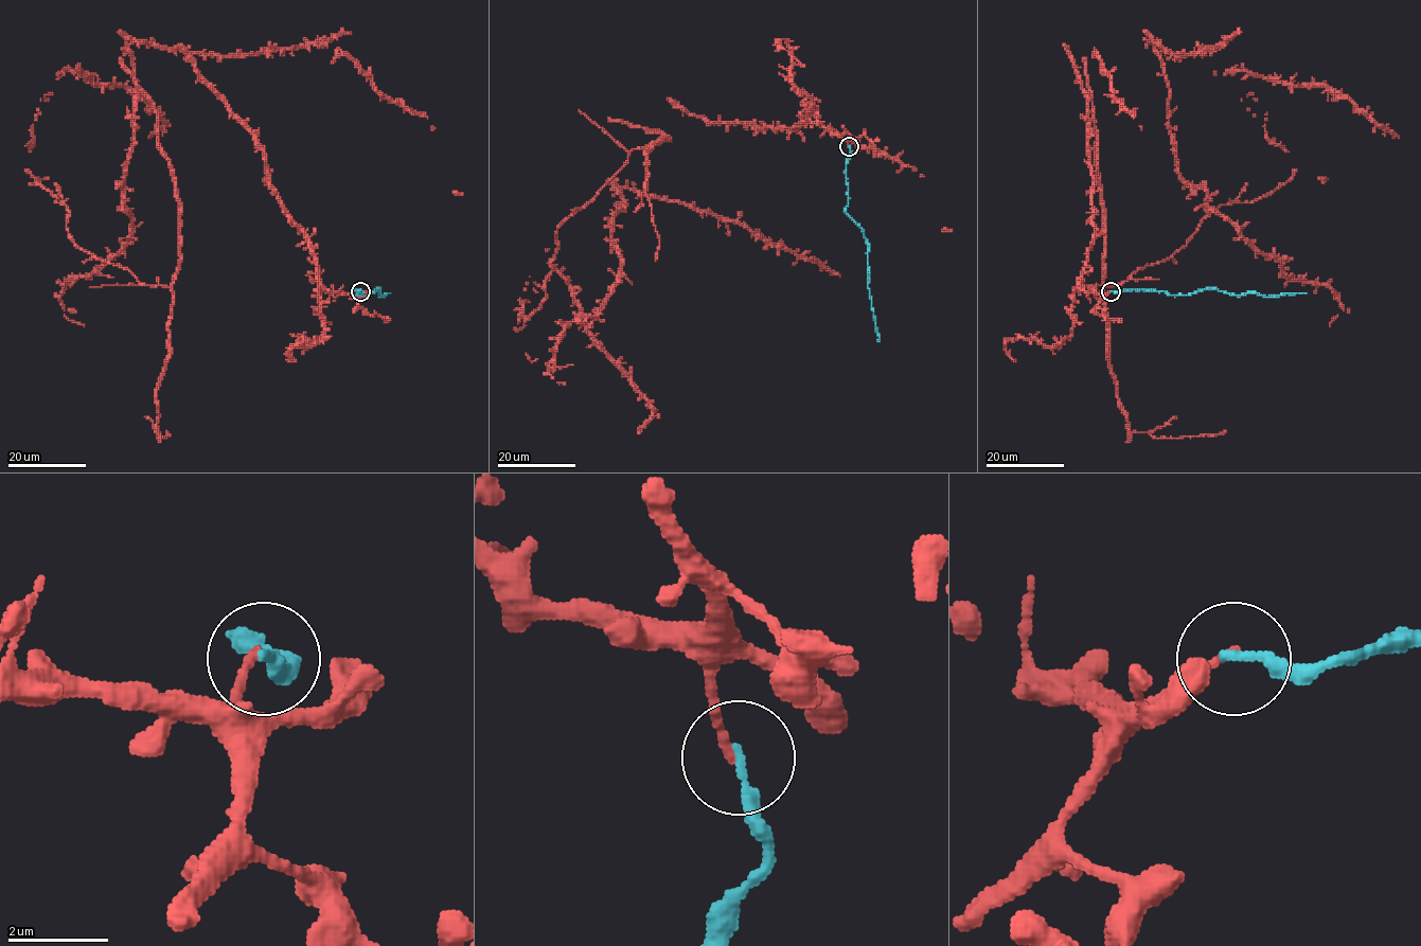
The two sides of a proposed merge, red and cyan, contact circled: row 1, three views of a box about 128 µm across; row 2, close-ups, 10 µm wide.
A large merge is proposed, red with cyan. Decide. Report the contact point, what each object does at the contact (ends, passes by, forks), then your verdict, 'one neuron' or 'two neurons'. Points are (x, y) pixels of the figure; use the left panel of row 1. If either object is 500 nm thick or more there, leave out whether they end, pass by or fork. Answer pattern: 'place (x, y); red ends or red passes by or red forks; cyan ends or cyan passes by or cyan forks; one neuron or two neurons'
place (360, 291); red ends; cyan ends; two neurons

